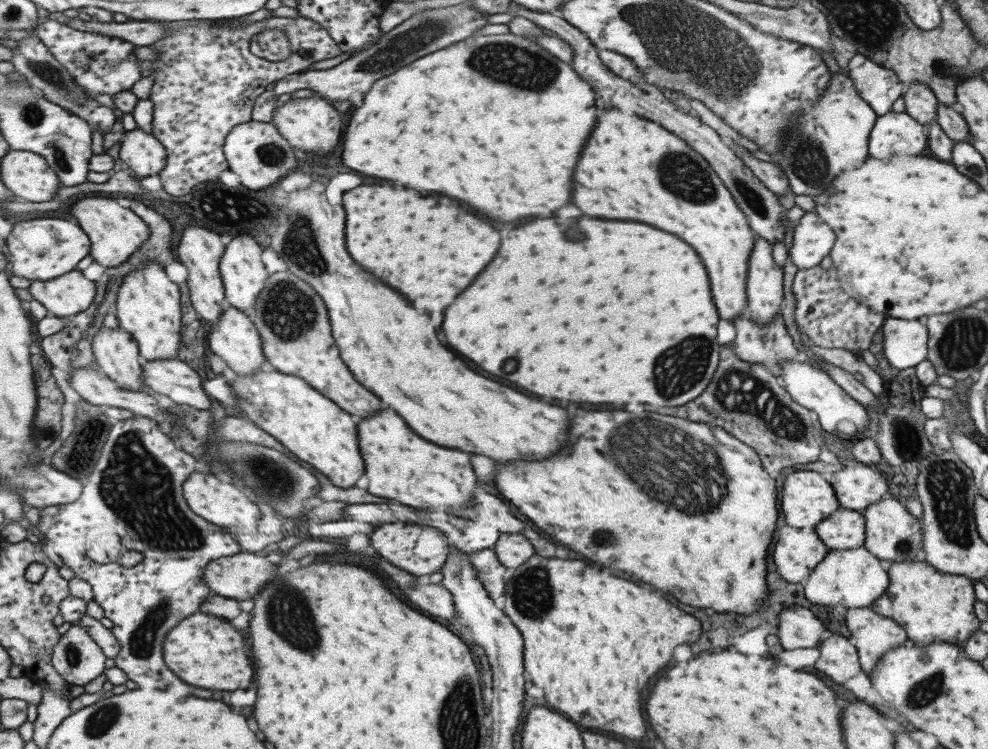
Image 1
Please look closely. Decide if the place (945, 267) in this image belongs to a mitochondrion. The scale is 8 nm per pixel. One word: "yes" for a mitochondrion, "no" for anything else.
no

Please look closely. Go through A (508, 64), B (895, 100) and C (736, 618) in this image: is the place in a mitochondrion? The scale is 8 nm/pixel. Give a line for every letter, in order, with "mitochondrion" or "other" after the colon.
A: mitochondrion
B: other
C: other

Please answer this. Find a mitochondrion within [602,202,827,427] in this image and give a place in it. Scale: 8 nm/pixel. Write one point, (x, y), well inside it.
(679, 368)

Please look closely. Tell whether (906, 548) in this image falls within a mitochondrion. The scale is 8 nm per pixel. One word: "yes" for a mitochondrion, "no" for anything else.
yes

